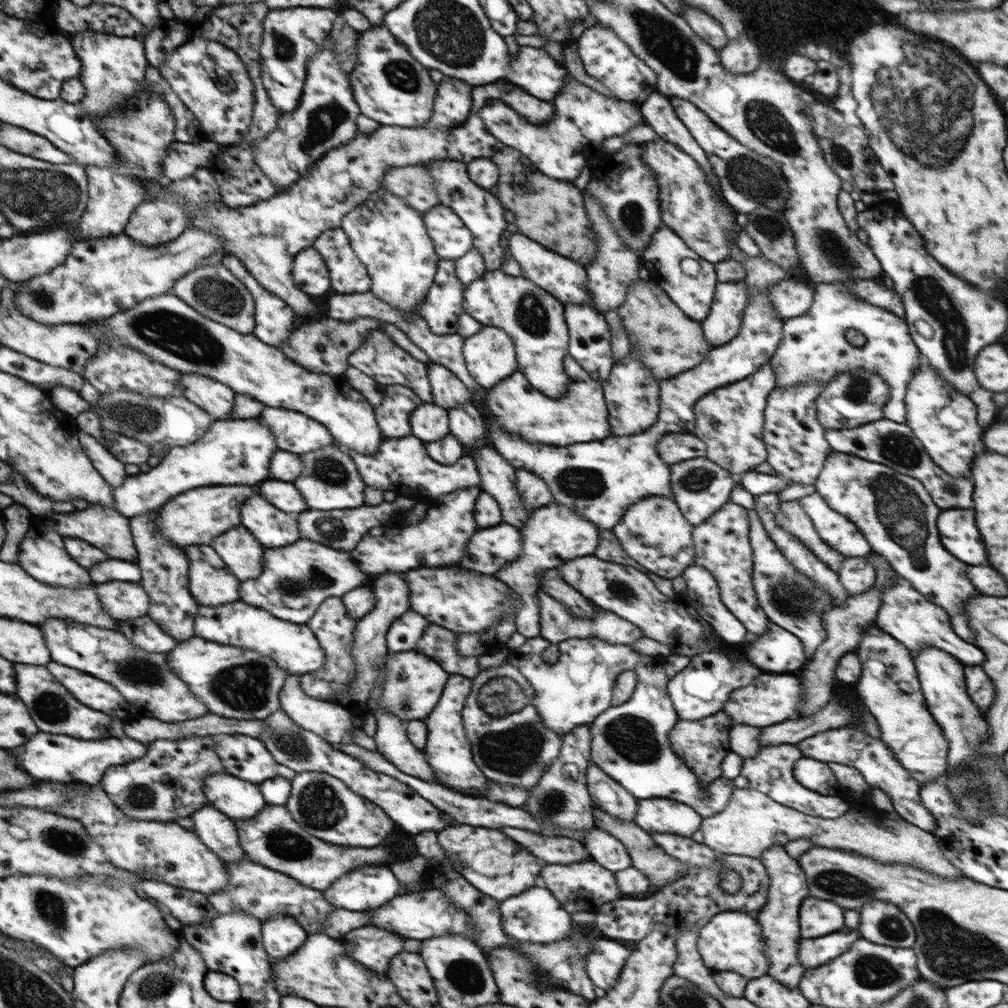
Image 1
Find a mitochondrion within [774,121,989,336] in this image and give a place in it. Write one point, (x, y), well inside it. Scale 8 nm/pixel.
(831, 244)

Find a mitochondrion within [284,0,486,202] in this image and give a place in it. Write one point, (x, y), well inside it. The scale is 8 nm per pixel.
(324, 122)

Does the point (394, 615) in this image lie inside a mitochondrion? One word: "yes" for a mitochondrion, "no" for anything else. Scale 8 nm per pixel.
no

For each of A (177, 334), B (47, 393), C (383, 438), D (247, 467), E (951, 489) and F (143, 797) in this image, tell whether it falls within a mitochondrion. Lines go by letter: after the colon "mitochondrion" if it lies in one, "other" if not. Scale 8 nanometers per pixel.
A: mitochondrion
B: other
C: other
D: other
E: other
F: mitochondrion

